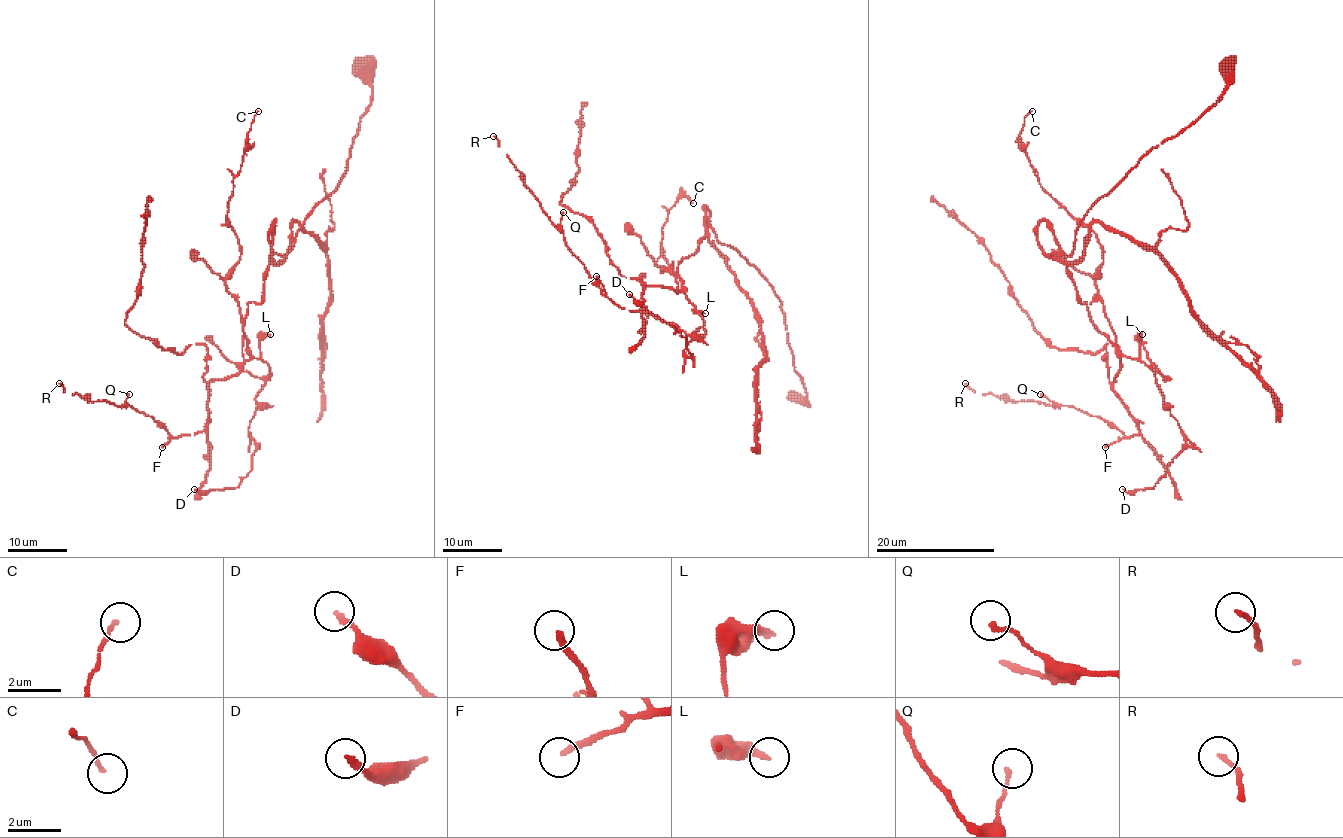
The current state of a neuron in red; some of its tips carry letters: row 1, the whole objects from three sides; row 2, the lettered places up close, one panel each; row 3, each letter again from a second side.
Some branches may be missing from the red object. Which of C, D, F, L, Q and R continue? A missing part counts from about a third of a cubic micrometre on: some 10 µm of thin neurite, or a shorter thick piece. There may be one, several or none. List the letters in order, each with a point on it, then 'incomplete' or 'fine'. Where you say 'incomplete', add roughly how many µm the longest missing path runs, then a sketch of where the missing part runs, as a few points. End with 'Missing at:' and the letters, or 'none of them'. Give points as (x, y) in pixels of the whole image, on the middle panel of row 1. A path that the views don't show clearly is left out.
C: at (693, 203); fine
D: at (629, 294); fine
F: at (596, 276); incomplete; about 60 µm are missing
L: at (705, 313); fine
Q: at (563, 212); fine
R: at (493, 136); incomplete; about 15 µm are missing; missing branch runs (493, 136), (458, 94), (441, 93)
Missing at: F, R

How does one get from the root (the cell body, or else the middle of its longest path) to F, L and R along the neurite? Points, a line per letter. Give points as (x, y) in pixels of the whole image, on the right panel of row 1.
F: (1093, 322), (1115, 347), (1119, 370), (1115, 376), (1113, 392), (1139, 429), (1139, 434), (1105, 447)
L: (1093, 322), (1124, 355), (1131, 358), (1140, 355), (1139, 340), (1142, 334)
R: (1093, 322), (1119, 358), (1113, 392), (1139, 434), (1127, 437), (1069, 406), (1003, 400), (965, 383)

